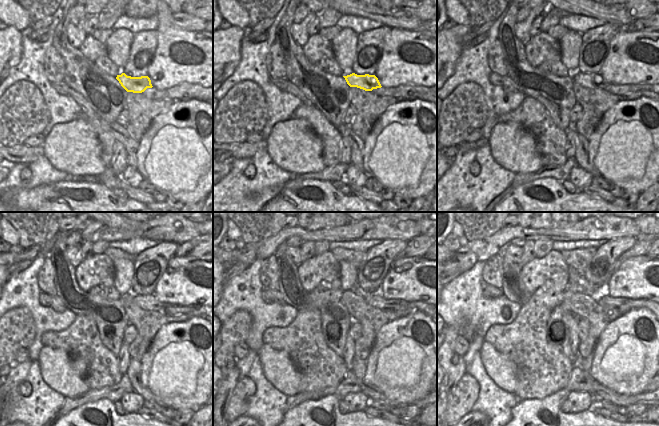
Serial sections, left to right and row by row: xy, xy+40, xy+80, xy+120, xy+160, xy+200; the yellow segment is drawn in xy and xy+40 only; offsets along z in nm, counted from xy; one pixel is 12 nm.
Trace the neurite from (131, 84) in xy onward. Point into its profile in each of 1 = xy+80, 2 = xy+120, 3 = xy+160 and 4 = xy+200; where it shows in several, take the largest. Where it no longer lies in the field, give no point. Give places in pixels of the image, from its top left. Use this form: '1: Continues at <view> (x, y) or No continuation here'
1: Continues at xy+80 (588, 80)
2: Continues at xy+120 (148, 302)
3: Continues at xy+160 (379, 302)
4: Continues at xy+200 (629, 304).

